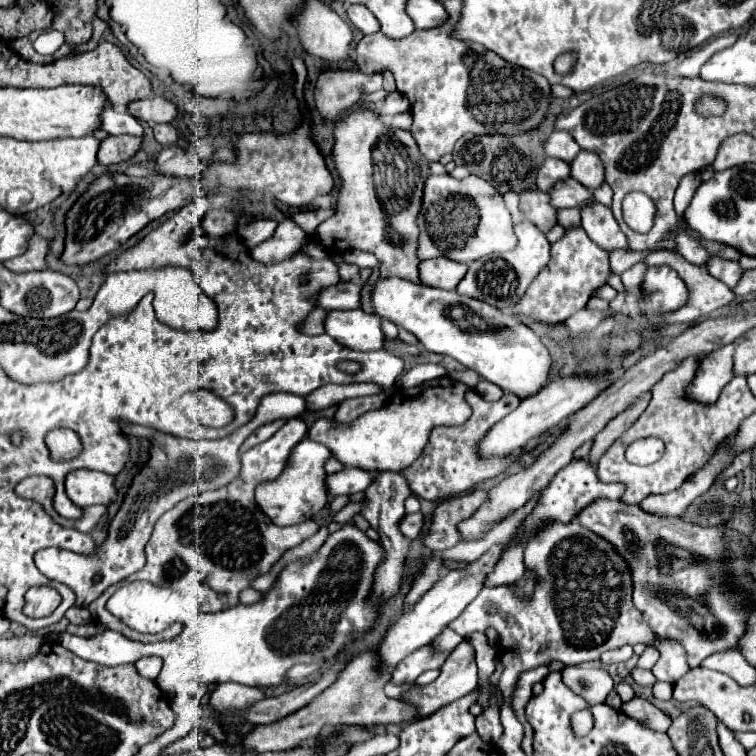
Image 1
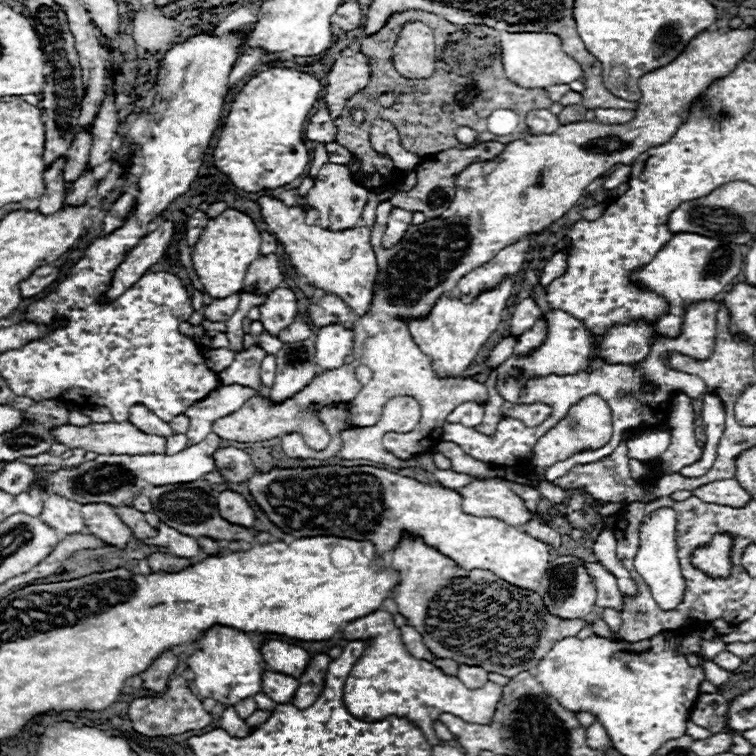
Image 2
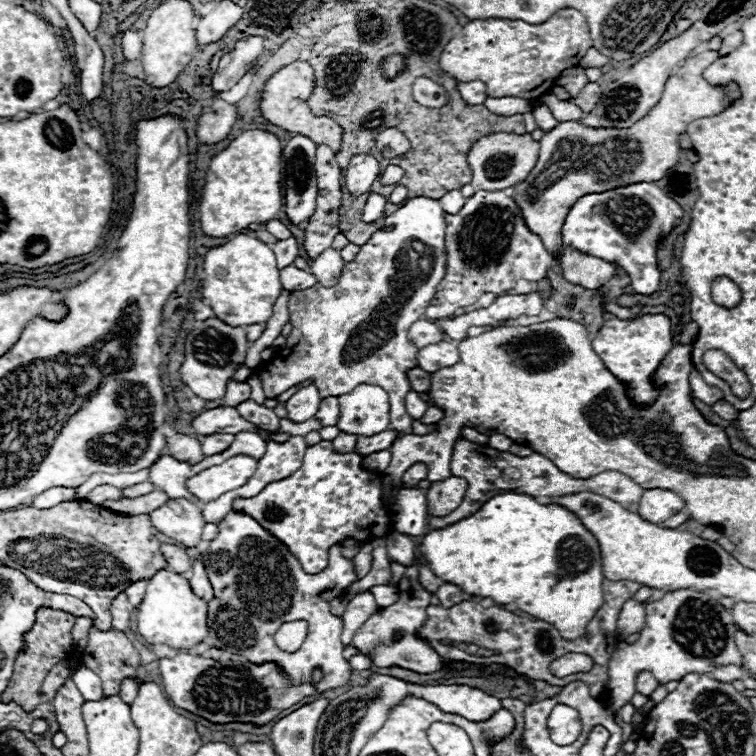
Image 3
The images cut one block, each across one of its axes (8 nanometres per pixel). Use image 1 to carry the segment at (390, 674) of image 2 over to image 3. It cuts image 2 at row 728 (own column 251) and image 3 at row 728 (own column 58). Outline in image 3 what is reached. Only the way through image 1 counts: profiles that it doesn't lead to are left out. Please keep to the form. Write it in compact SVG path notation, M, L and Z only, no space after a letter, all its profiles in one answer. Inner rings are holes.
M556 704L548 719L548 729L550 738L556 744L568 746L578 740L578 736L582 732L582 722L574 708L570 708L566 704Z

